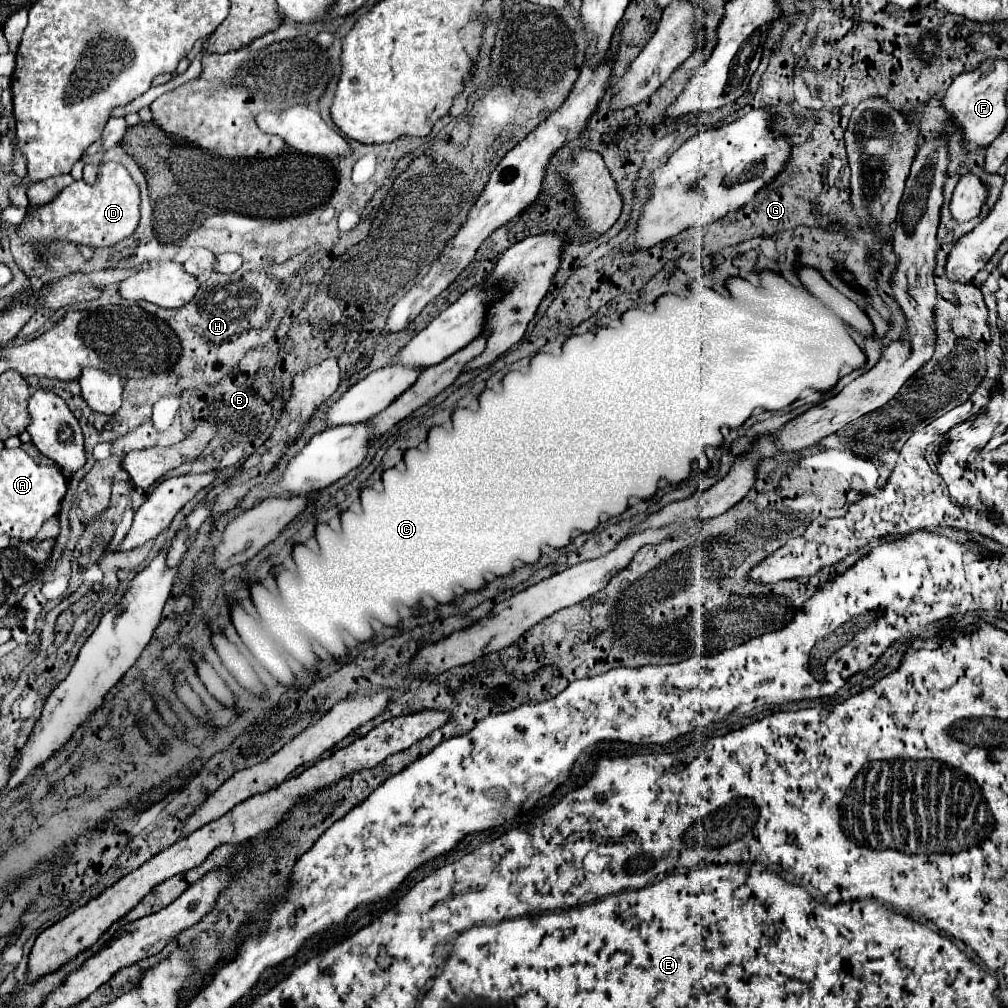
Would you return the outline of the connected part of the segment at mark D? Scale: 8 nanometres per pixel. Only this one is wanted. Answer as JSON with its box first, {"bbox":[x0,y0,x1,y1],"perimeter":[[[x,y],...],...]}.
{"bbox":[19,163,139,247],"perimeter":[[[101,163],[97,181],[93,185],[85,181],[73,181],[65,187],[49,205],[39,209],[29,209],[29,215],[19,225],[19,235],[23,241],[29,243],[49,243],[51,239],[69,241],[75,245],[91,245],[91,247],[109,247],[119,243],[121,239],[129,237],[139,223],[139,189],[131,179],[129,171],[119,163]]]}

